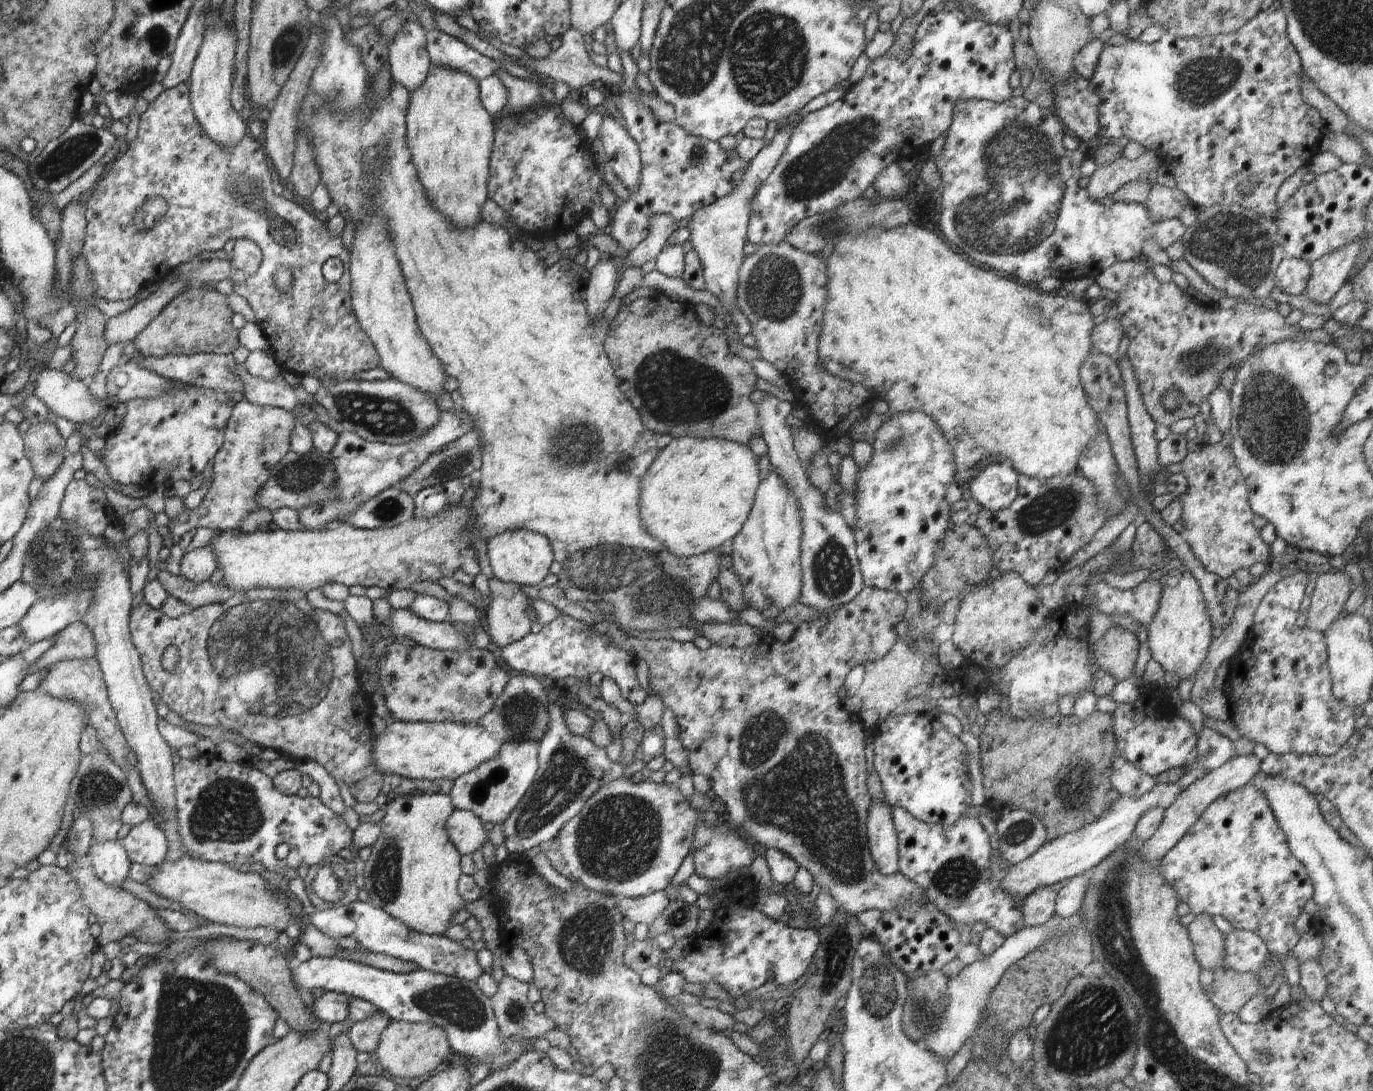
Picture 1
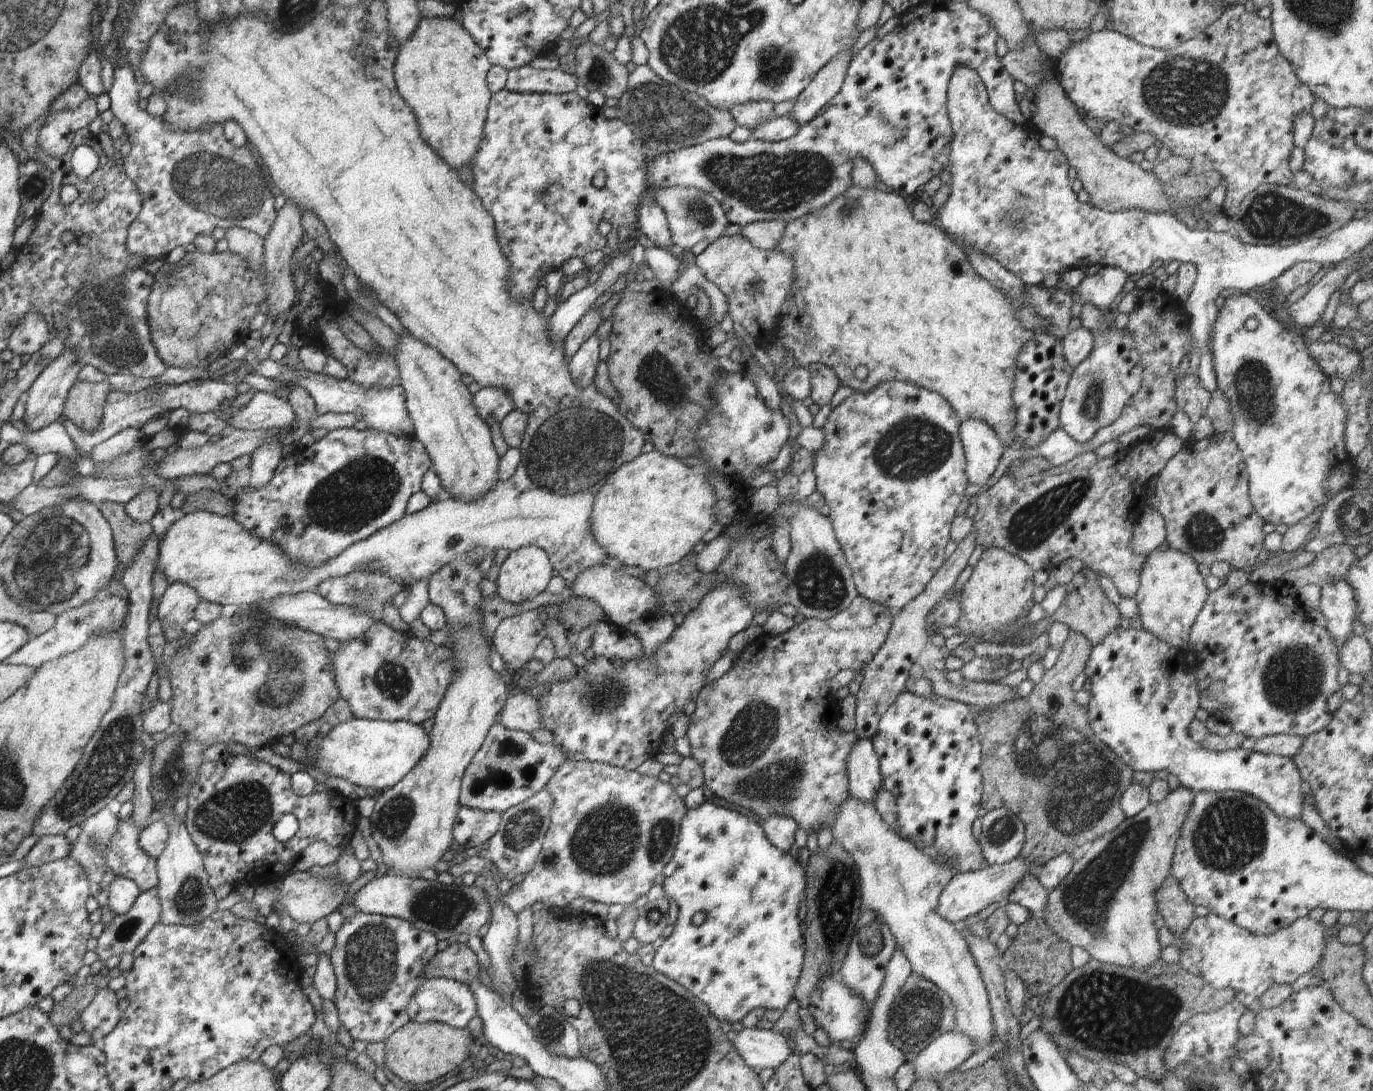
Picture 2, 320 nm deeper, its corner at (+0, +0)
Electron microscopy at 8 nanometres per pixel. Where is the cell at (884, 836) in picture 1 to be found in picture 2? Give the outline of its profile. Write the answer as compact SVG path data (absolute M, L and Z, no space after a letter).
M858 739L858 742L852 746L848 754L848 781L849 794L856 800L862 800L866 804L874 804L878 790L883 787L881 773L879 770L879 760L871 740Z

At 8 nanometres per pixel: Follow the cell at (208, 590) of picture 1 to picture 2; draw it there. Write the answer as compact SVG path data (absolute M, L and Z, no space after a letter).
M106 501L98 503L97 507L111 526L117 560L125 567L129 566L144 542L153 534L152 525L132 520L125 505Z

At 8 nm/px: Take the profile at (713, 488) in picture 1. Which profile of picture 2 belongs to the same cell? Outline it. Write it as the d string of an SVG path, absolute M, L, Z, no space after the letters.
M654 450L620 466L607 482L604 490L600 488L594 498L590 532L594 540L606 550L613 564L637 566L645 572L676 564L693 552L696 544L717 523L713 511L717 501L714 488L706 482L705 475L694 475L691 465L687 466L683 459L668 457Z

